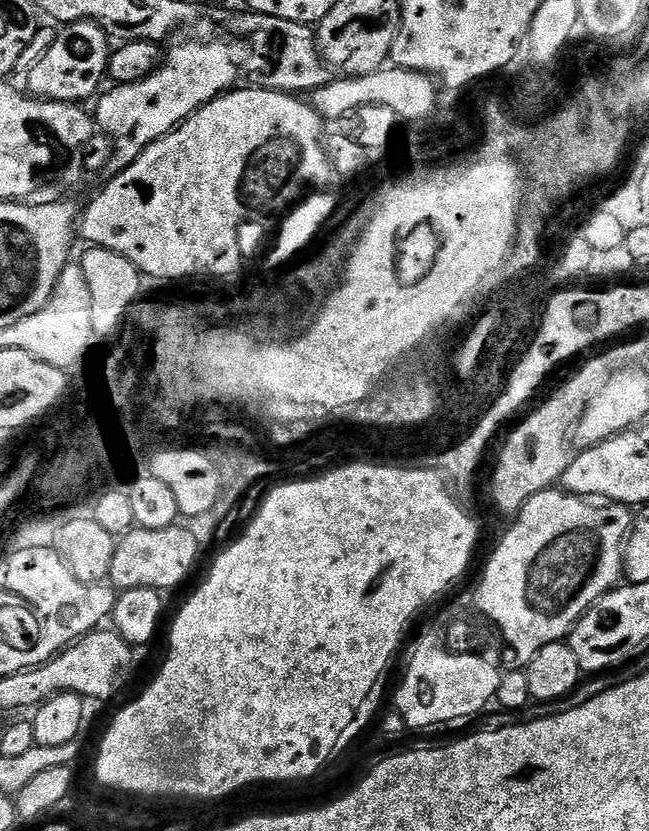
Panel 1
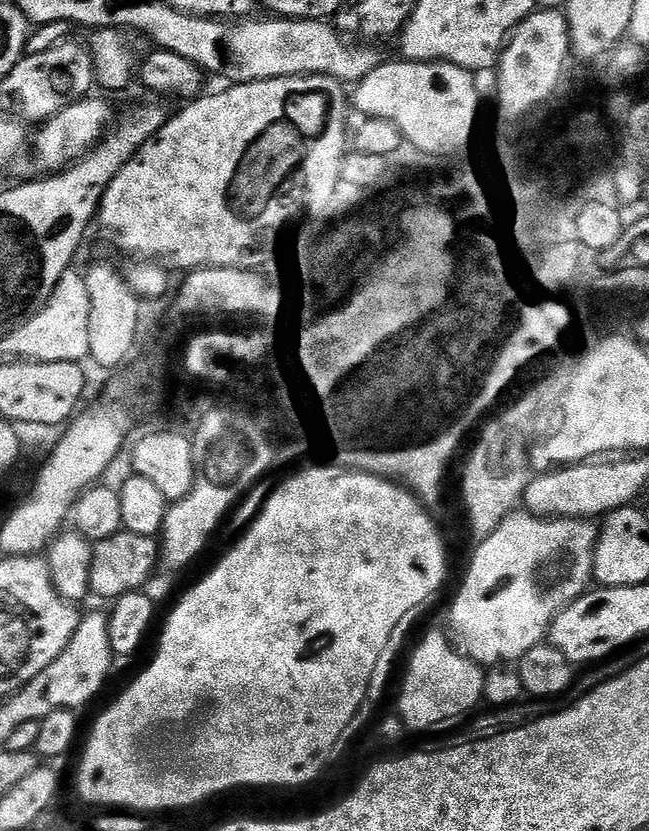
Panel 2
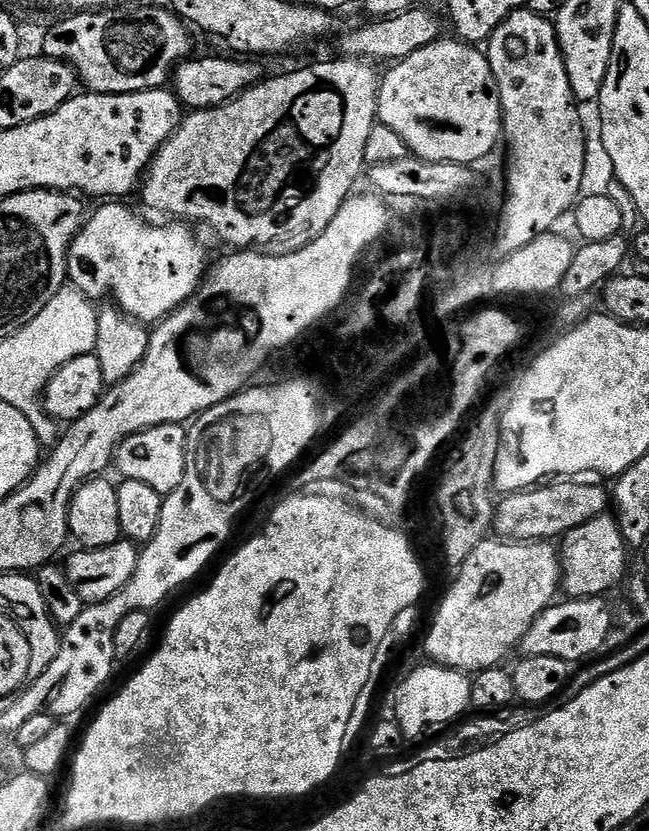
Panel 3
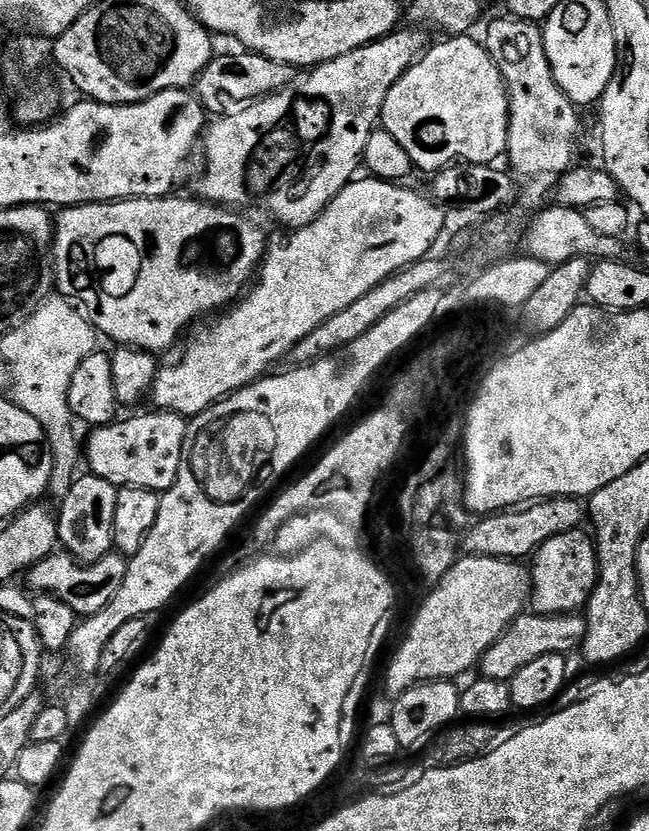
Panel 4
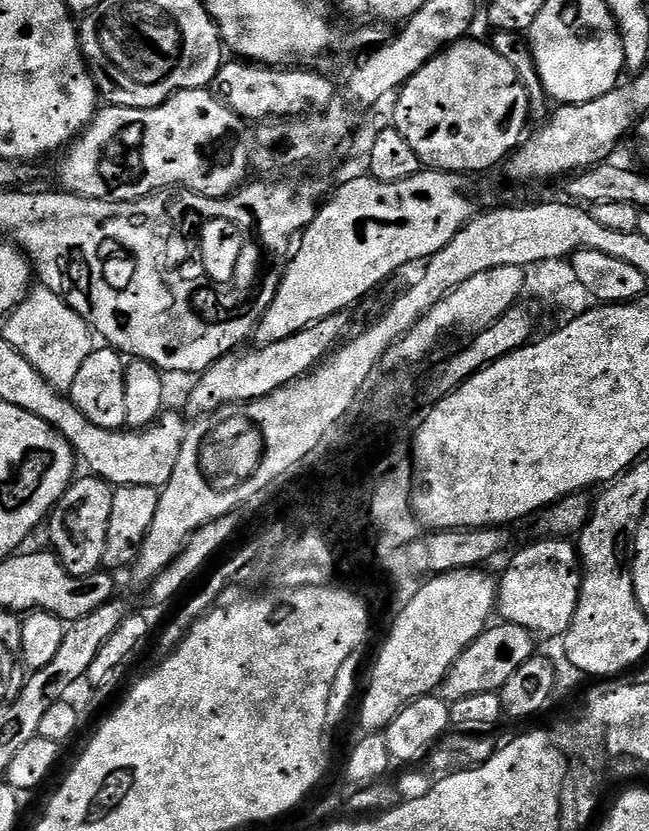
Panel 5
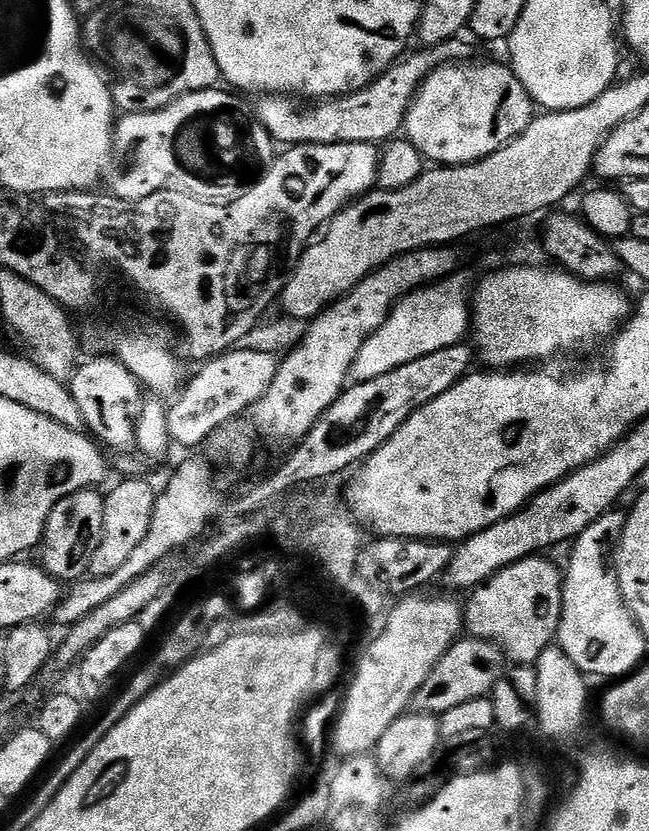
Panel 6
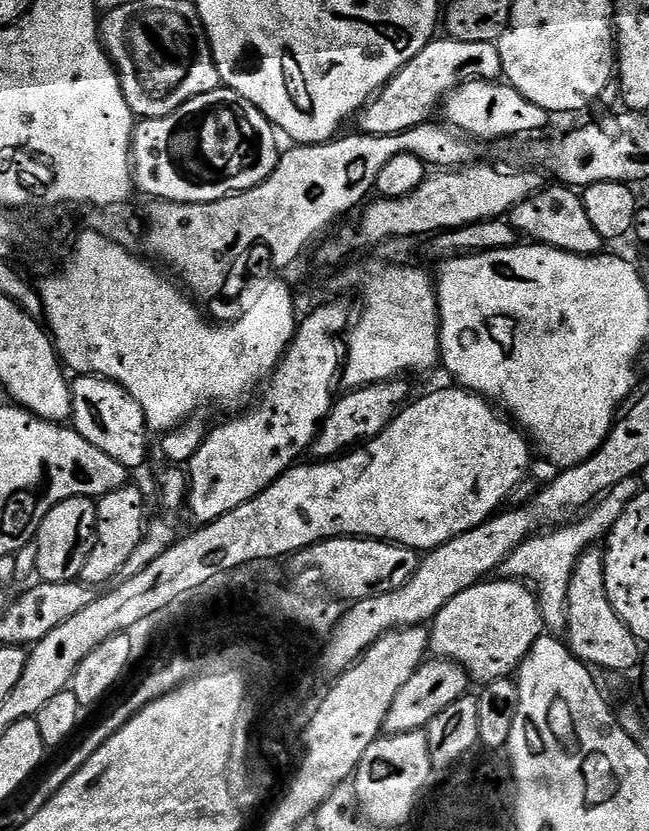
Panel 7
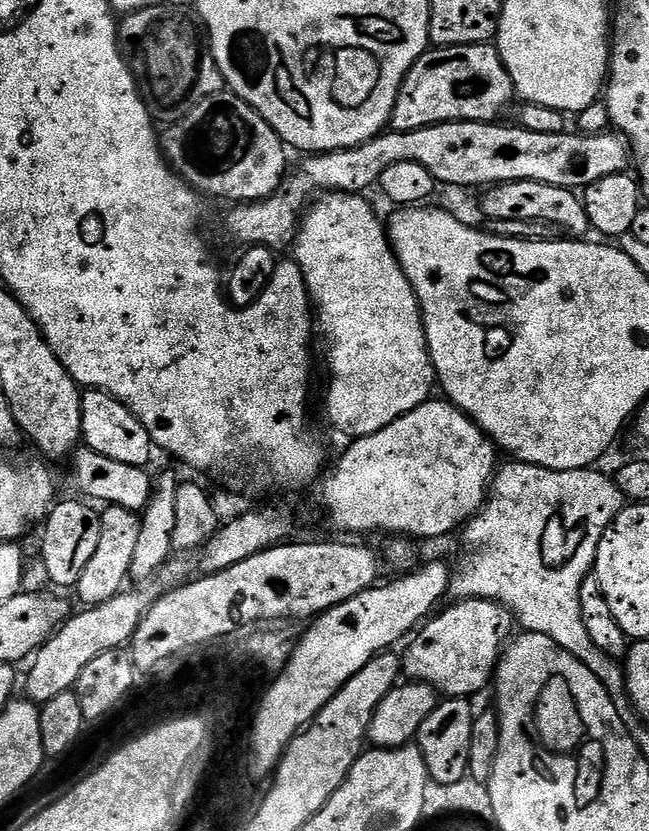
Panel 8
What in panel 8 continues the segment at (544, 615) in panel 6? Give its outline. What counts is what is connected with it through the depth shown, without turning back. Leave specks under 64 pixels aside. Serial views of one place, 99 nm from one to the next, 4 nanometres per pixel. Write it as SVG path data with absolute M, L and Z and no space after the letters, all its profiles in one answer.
M473 598L451 606L441 616L433 615L407 641L408 649L402 652L402 672L409 681L436 689L441 697L473 698L493 683L494 665L513 635L514 617L495 600Z

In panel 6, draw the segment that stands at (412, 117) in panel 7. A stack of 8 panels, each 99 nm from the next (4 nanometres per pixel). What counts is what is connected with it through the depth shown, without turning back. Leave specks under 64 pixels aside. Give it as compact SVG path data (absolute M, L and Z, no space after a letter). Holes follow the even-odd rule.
M464 38L447 40L425 47L424 52L413 51L407 58L392 65L387 72L377 76L361 92L321 100L315 106L305 106L299 99L264 94L254 104L256 117L280 146L298 144L375 144L383 145L401 135L408 108L415 100L421 84L437 68L453 62L473 59L472 48ZM413 55L413 56L412 56ZM412 56L412 57L411 57ZM409 59L409 60L408 60ZM301 104L301 105L300 105ZM308 107L308 108L303 108ZM384 140L384 141L383 141ZM284 144L284 145L283 145Z

